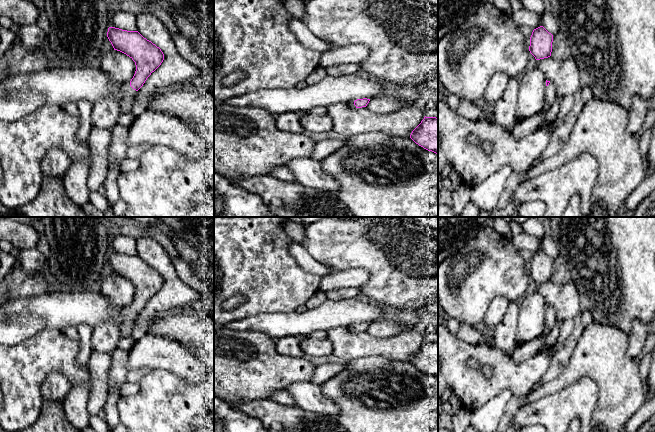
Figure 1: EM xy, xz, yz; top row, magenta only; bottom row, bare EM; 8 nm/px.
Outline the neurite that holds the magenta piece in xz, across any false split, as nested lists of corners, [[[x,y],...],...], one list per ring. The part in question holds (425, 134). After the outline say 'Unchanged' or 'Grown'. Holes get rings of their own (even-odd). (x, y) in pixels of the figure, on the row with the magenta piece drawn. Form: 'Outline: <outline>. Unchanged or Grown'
Outline: [[[424,117],[410,138],[419,146],[438,155],[438,118]]]. Unchanged

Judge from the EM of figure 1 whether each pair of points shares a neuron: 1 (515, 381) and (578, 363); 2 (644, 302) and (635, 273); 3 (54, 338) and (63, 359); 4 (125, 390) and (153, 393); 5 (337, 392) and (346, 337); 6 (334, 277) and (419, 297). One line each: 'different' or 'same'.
1: different
2: same
3: same
4: different
5: different
6: different

